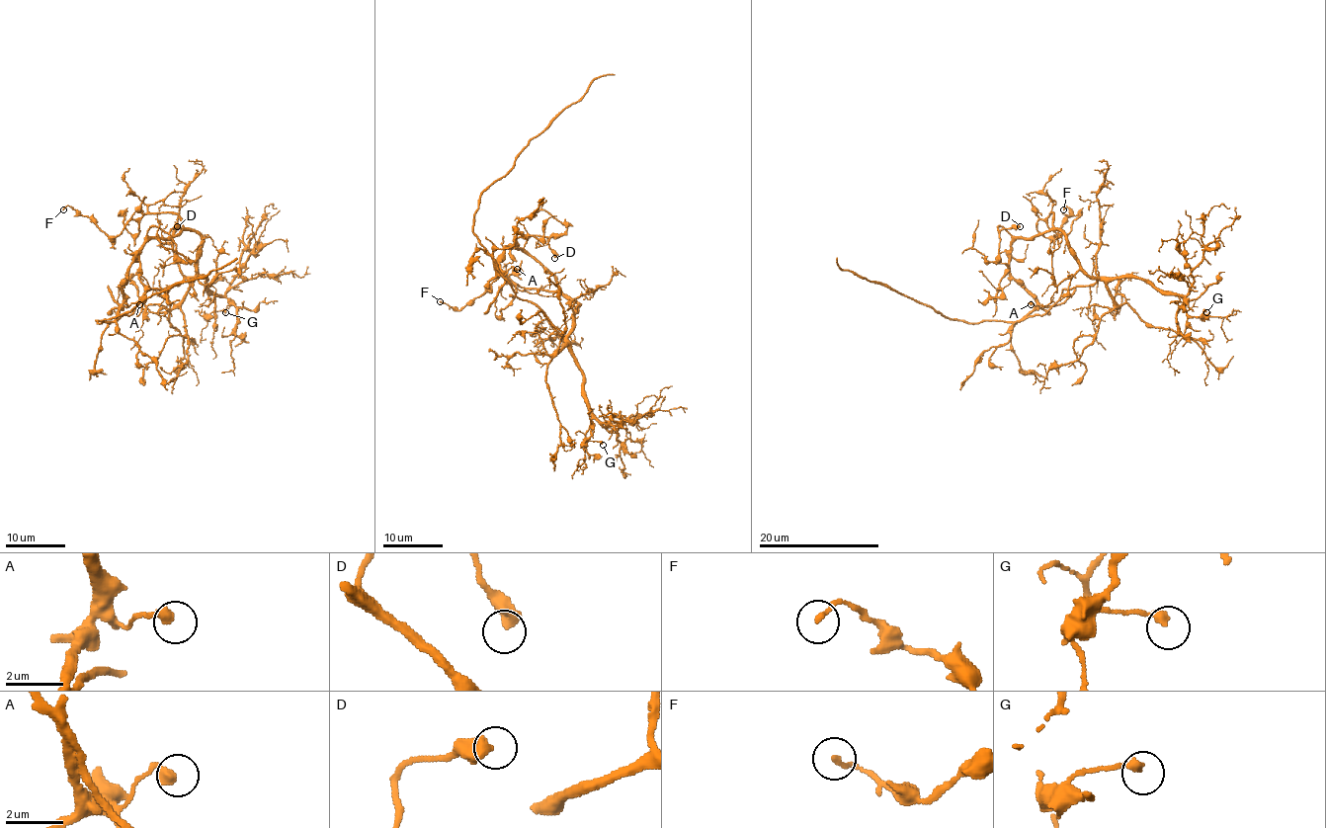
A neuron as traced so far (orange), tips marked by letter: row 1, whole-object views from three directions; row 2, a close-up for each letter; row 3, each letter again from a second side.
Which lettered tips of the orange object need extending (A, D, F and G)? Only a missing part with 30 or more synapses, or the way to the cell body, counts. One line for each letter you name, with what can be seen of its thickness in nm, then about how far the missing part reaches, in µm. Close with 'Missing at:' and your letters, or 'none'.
Missing at: none

